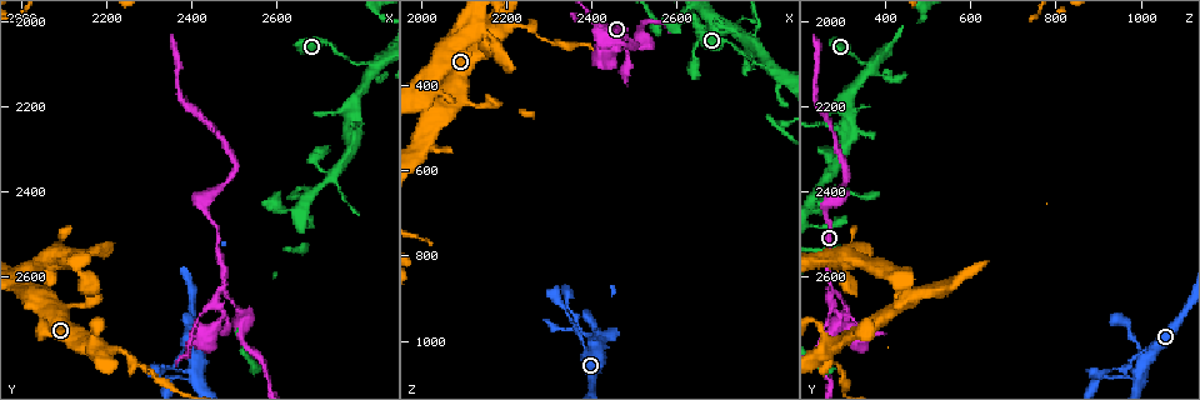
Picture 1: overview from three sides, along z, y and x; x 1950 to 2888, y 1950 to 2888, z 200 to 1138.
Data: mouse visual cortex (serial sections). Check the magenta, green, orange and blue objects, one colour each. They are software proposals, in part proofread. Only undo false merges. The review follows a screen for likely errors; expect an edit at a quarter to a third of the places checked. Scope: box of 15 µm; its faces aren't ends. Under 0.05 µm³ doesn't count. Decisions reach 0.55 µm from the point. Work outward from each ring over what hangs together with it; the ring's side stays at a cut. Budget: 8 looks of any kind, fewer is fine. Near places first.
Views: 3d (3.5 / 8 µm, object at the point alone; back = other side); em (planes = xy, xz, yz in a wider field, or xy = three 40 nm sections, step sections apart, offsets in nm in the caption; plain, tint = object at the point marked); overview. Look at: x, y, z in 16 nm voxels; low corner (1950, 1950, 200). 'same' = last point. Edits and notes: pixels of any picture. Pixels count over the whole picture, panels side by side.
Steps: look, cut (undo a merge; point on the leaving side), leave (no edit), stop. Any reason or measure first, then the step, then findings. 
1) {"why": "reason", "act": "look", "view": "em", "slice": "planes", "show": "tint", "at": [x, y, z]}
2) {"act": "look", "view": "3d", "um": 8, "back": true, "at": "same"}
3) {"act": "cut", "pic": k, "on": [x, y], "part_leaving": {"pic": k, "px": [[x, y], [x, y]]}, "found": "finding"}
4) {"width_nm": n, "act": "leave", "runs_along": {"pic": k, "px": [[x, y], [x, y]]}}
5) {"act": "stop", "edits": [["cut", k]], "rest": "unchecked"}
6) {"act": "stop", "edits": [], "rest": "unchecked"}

{"why": "four-way junction", "act": "look", "view": "3d", "um": 3.5, "at": [2205, 2775, 255]}

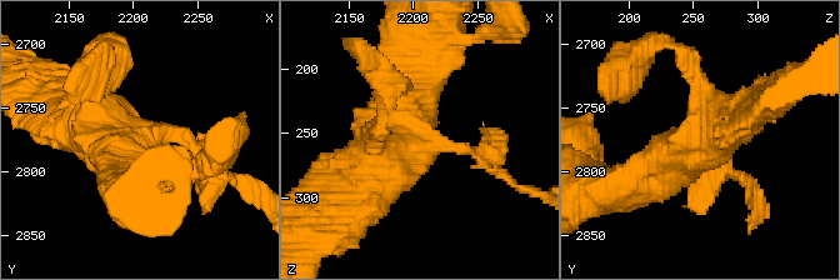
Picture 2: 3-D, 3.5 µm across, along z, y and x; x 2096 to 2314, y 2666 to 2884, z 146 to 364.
{"arms": 4, "arm_widths_nm": [150, 200, 450, 600], "act": "look", "view": "em", "slice": "planes", "show": "plain", "at": [2204, 2776, 256]}

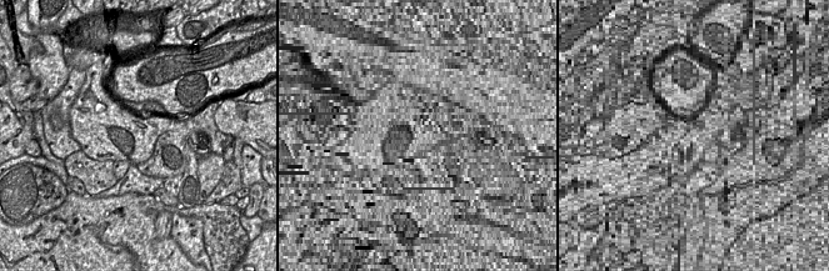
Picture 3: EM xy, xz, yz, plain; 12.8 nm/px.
{"act": "look", "view": "em", "slice": "planes", "show": "tint", "at": "same"}

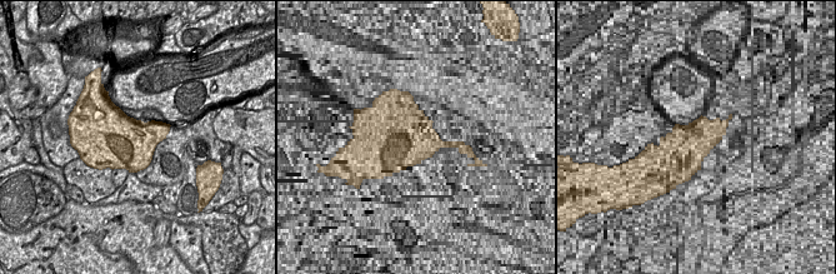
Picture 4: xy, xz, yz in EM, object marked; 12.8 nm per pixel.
{"act": "cut", "pic": 2, "on": [709, 180], "part_leaving": {"pic": 2, "px": [[460, 148], [483, 154], [521, 189], [540, 193]]}, "found": "a second cell is stuck on"}

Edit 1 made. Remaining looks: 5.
{"act": "look", "view": "overview"}

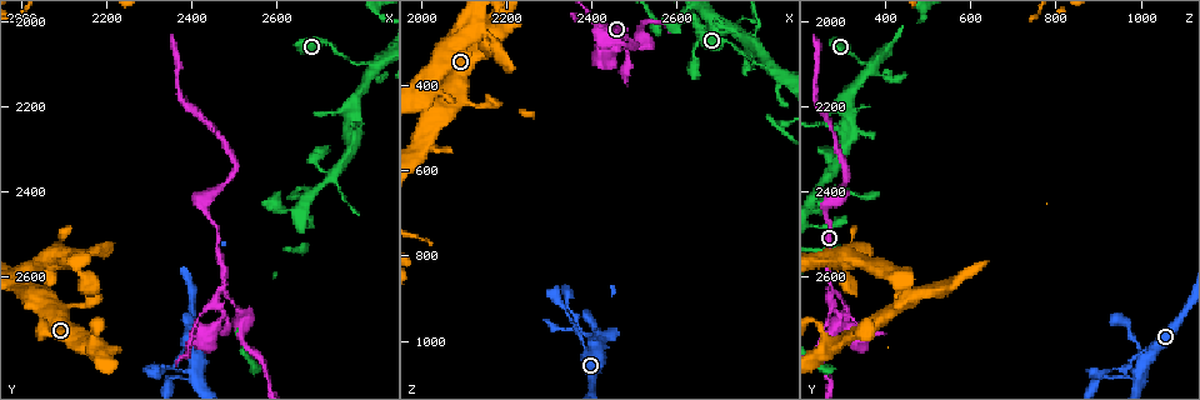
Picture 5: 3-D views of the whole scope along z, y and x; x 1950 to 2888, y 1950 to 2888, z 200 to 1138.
{"why": "sharp bend", "act": "look", "view": "3d", "um": 3.5, "back": true, "at": [2420, 2440, 260]}

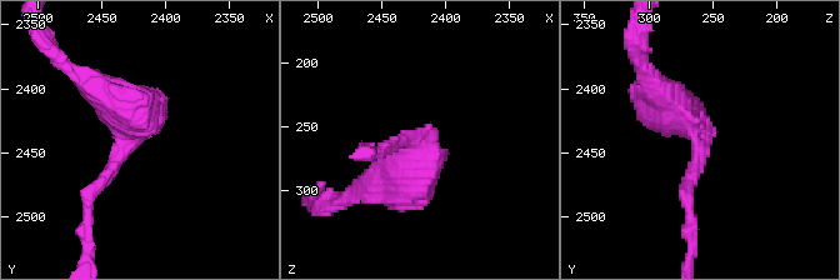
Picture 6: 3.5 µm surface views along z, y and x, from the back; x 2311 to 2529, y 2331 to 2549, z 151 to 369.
{"arm_widths_nm": [150, 450], "act": "look", "view": "em", "slice": "xy", "step": 5, "show": "tint", "at": [2420, 2438, 258]}

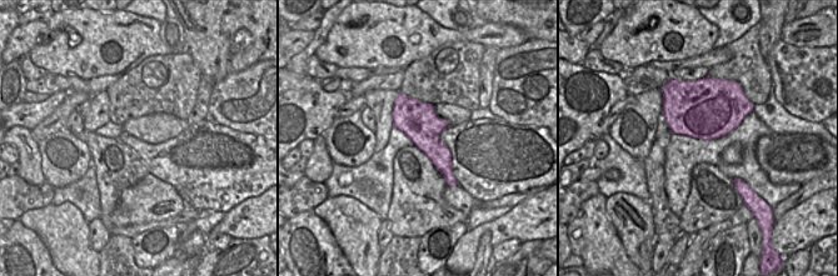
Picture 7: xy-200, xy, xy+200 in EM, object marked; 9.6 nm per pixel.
{"act": "leave", "runs_along": {"pic": 6, "px": [[685, 201], [701, 136], [656, 90]]}, "found": "all the same cell"}

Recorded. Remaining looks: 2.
{"why": "sharp bend", "act": "look", "view": "3d", "um": 3.5, "back": true, "at": [2470, 2625, 275]}

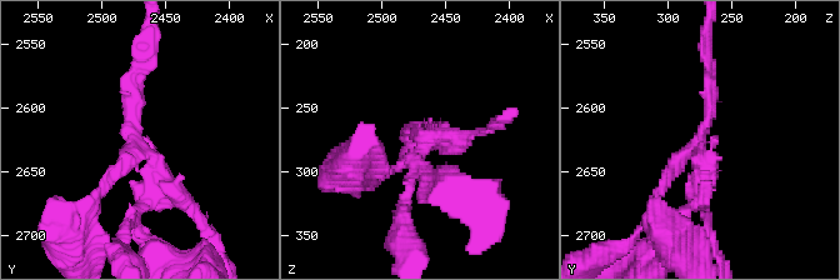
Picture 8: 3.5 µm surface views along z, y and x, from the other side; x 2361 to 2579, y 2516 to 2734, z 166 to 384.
{"arms": 3, "arm_widths_nm": [100, 150, 300], "why": "need the tissue", "act": "look", "view": "em", "slice": "xy", "step": 3, "show": "tint", "at": [2478, 2622, 274]}

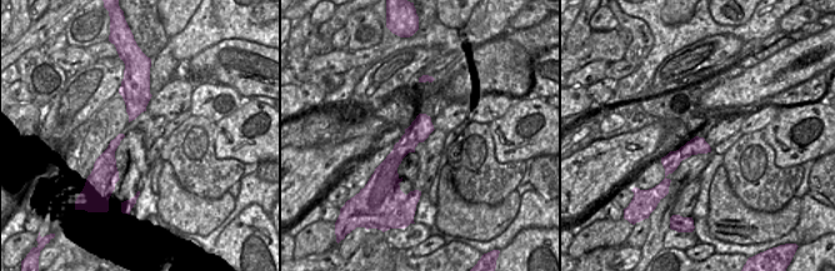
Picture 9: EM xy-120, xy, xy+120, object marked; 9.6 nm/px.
{"act": "cut", "pic": 8, "on": [694, 200], "part_leaving": {"pic": 8, "px": [[150, 153], [161, 184], [135, 214], [143, 241]]}, "found": "two cells meet here"}

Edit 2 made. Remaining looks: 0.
{"act": "stop", "edits": [["cut", 2], ["cut", 8]], "rest": "unchecked"}

